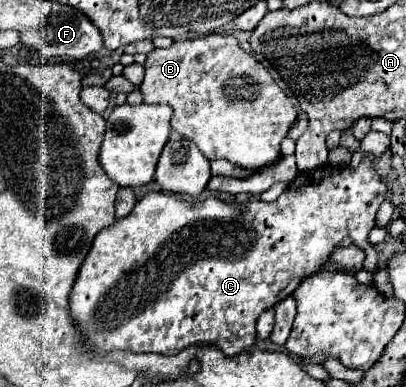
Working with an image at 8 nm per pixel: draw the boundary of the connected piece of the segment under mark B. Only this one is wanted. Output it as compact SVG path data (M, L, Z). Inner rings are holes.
M209 33L197 39L173 41L167 49L153 49L147 55L145 79L139 89L145 103L167 103L173 107L173 131L195 143L209 161L225 159L249 171L259 171L279 159L279 143L297 119L297 109L285 91L253 55L239 47L233 35Z

